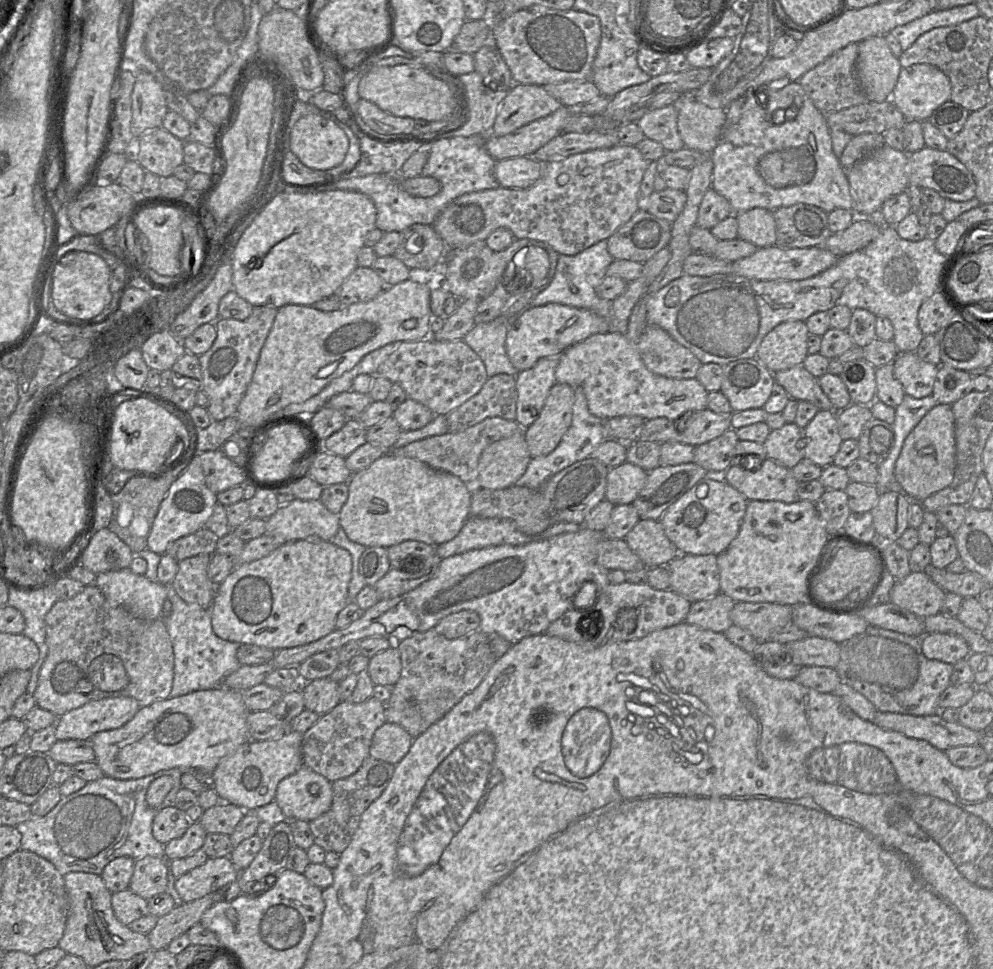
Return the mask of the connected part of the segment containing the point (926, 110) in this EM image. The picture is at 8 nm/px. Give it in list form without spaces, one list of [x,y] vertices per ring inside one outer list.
[[[931,64],[902,67],[890,101],[906,120],[925,121],[951,97],[947,75]]]

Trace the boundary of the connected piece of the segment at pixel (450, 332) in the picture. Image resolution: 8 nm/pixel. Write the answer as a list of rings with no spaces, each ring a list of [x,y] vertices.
[[[462,300],[456,311],[446,318],[442,329],[433,333],[433,339],[437,341],[463,340],[475,325],[474,317],[480,300]]]

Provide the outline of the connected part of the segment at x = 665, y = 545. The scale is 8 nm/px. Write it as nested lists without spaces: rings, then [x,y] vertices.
[[[640,519],[624,540],[648,569],[666,566],[680,555],[659,520]]]

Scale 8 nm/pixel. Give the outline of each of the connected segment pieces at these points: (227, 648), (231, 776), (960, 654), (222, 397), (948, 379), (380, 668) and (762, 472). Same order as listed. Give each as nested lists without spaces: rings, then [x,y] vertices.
[[[178,594],[167,595],[167,598],[172,603],[172,613],[168,618],[162,619],[164,619],[174,652],[174,679],[170,696],[173,698],[221,686],[228,675],[242,666],[237,659],[237,650],[242,643],[224,640],[214,633],[210,610],[204,609],[198,604],[188,603]]]
[[[291,731],[281,738],[249,741],[223,758],[212,773],[213,788],[223,803],[251,811],[275,800],[279,782],[304,765],[303,733]]]
[[[926,633],[920,641],[923,654],[928,659],[952,665],[971,653],[967,642],[954,634]]]
[[[253,307],[245,320],[218,318],[214,324],[217,336],[210,349],[199,356],[202,390],[208,397],[207,410],[214,421],[235,415],[249,385],[260,351],[272,328],[278,308]]]
[[[942,364],[938,367],[932,395],[939,404],[952,405],[974,391],[973,378],[968,371]]]
[[[394,644],[372,656],[366,672],[375,685],[393,687],[400,677],[401,669],[400,652]]]
[[[769,458],[763,460],[757,470],[731,465],[721,477],[749,501],[793,503],[799,500],[799,481],[793,476],[791,469]]]

